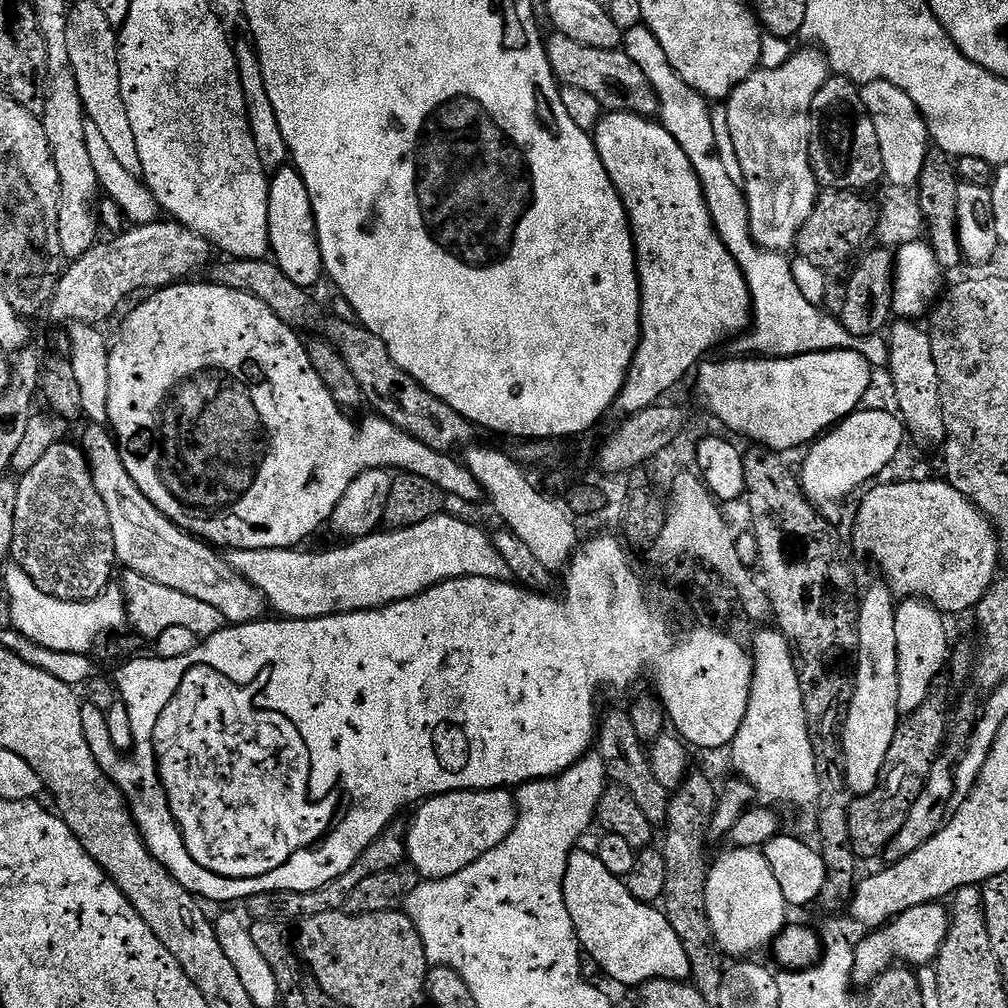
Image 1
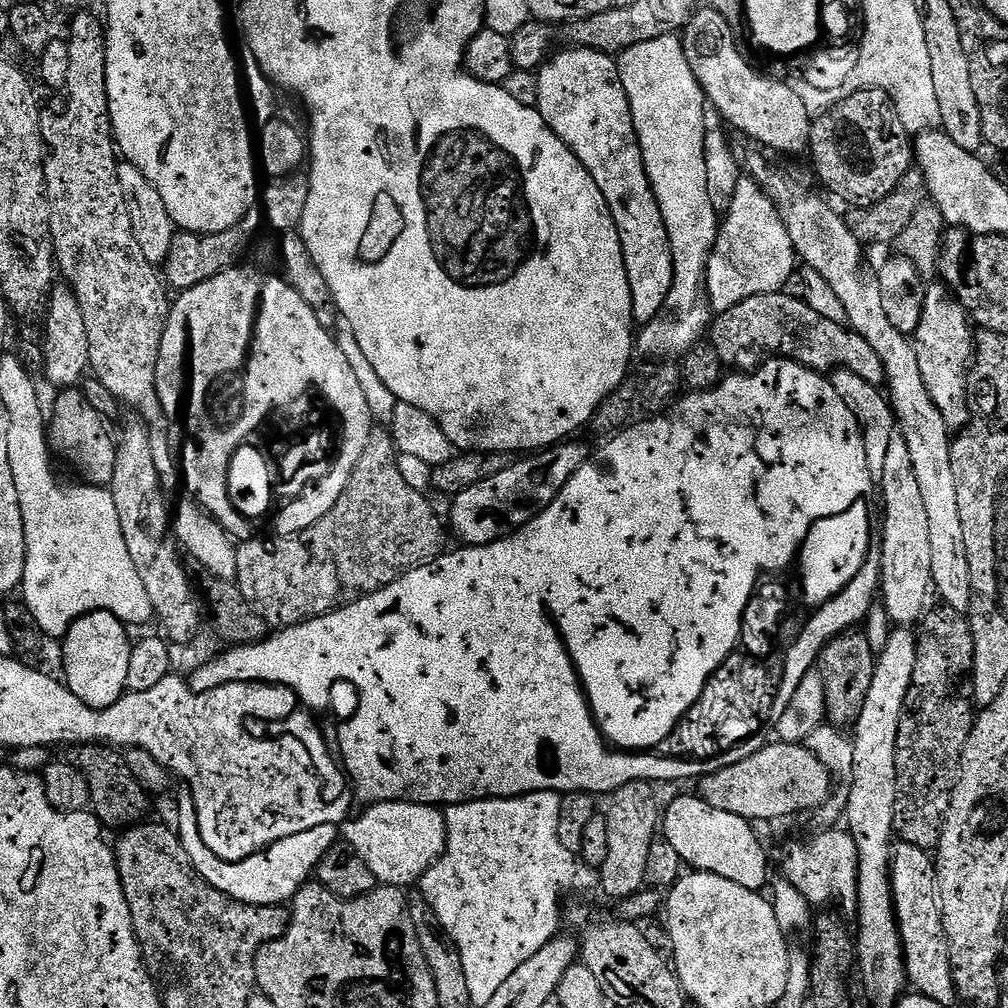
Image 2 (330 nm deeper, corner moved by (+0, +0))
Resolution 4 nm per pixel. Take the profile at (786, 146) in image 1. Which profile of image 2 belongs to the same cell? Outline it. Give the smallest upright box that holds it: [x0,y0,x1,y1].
[708,178,798,314]

